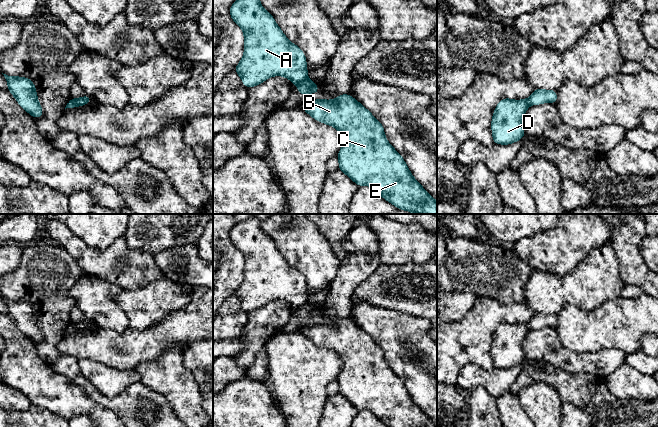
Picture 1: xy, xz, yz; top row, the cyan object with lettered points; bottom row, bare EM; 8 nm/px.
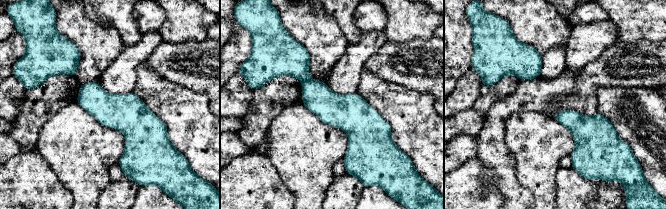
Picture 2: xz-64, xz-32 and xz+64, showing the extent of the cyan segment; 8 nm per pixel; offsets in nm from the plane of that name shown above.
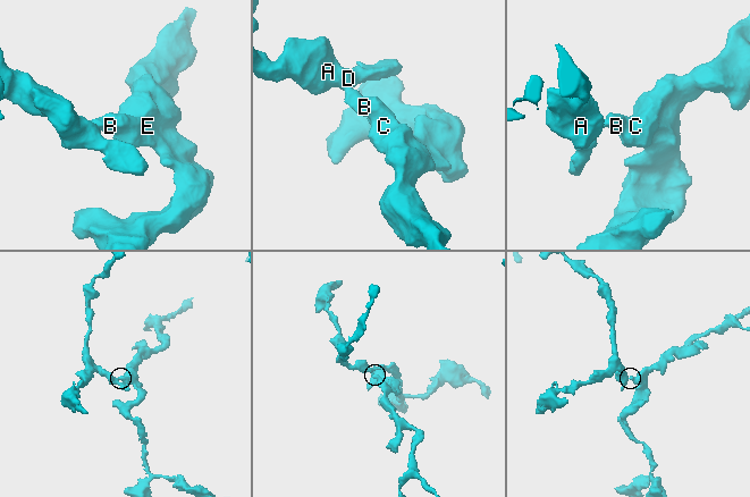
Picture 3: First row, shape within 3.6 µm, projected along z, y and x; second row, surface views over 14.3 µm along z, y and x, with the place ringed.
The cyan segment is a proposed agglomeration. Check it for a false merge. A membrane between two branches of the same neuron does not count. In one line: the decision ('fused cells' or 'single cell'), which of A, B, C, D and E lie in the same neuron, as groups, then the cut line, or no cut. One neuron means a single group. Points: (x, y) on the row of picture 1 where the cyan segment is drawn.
fused cells | A D / B C E | xz (307, 77), (296, 83)

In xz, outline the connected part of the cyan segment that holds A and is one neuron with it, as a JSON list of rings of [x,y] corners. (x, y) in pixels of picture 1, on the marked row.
[[[236,0],[230,6],[230,16],[244,32],[244,55],[234,72],[241,77],[246,88],[278,75],[288,78],[293,84],[308,78],[305,53],[287,39],[274,17],[260,5],[260,0]]]

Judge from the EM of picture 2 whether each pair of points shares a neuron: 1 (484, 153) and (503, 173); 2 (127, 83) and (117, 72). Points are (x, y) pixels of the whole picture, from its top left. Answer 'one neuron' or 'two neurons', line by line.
1: one neuron
2: one neuron

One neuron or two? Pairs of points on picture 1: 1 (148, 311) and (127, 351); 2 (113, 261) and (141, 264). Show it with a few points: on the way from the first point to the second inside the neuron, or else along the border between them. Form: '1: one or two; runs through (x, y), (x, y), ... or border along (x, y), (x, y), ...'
1: two; border along (160, 320), (144, 329), (132, 329), (129, 327)
2: one; runs through (120, 264), (134, 264)

